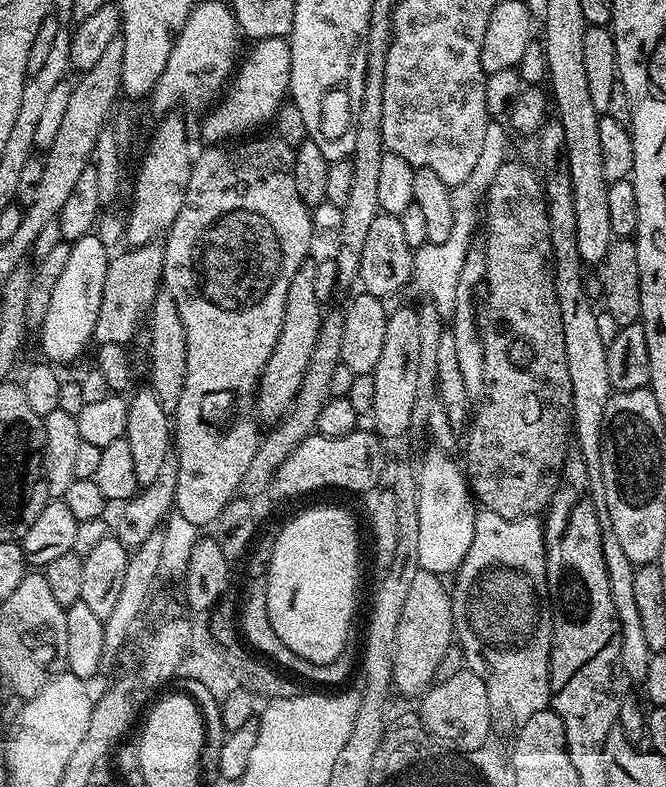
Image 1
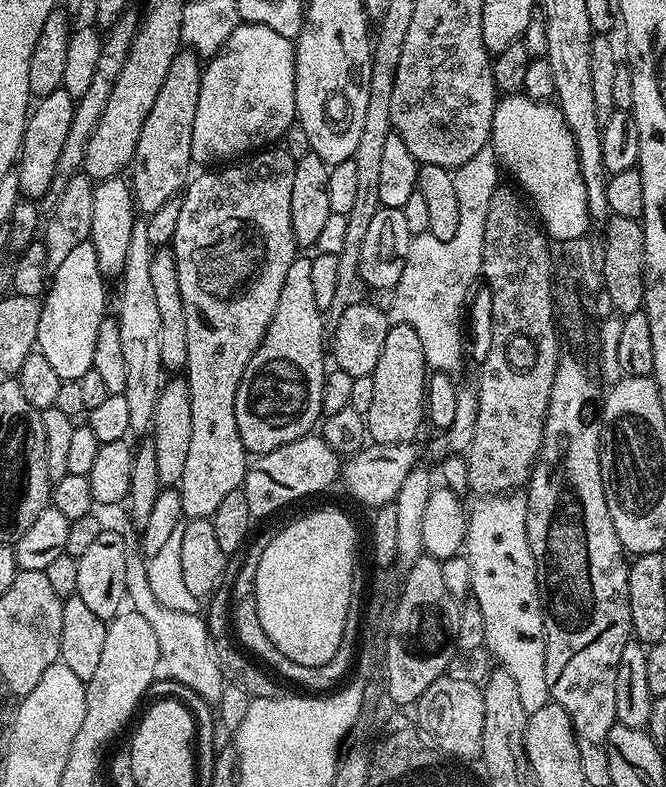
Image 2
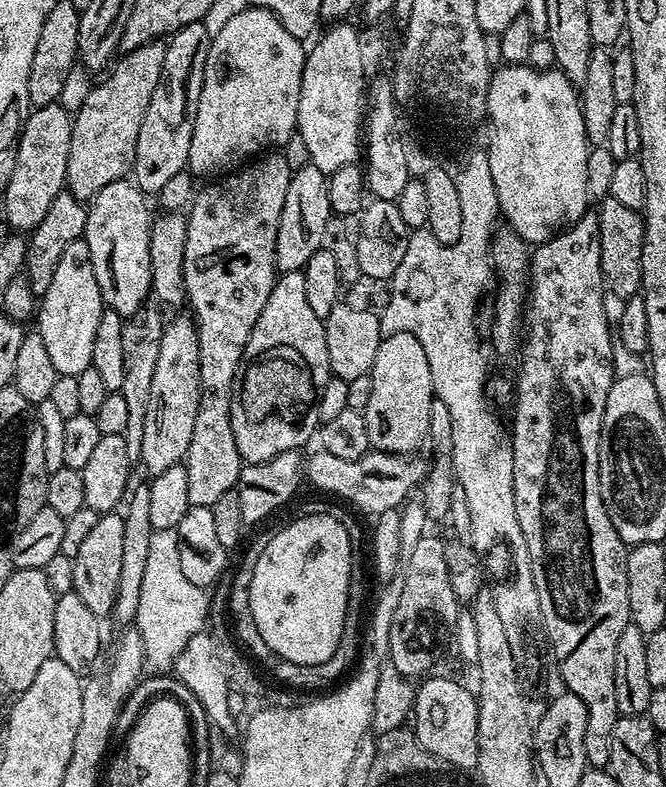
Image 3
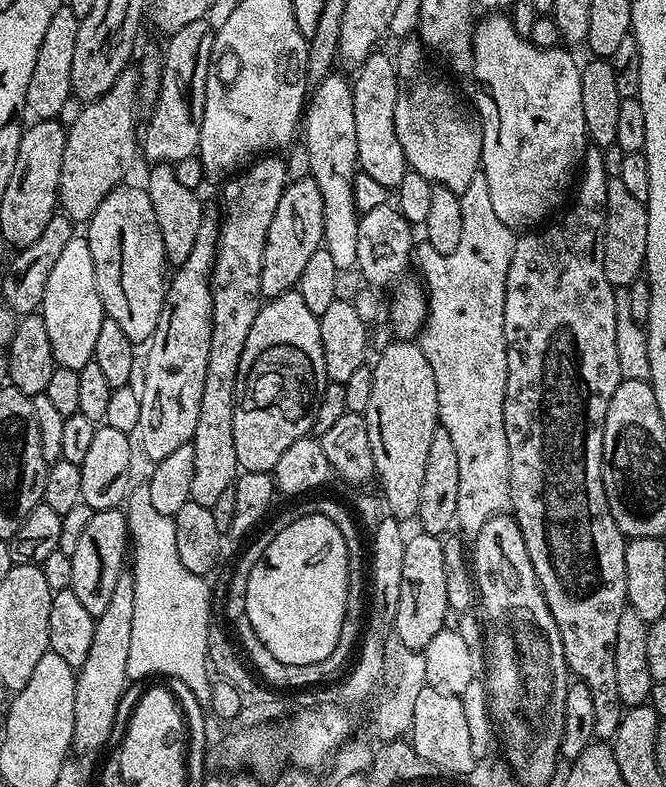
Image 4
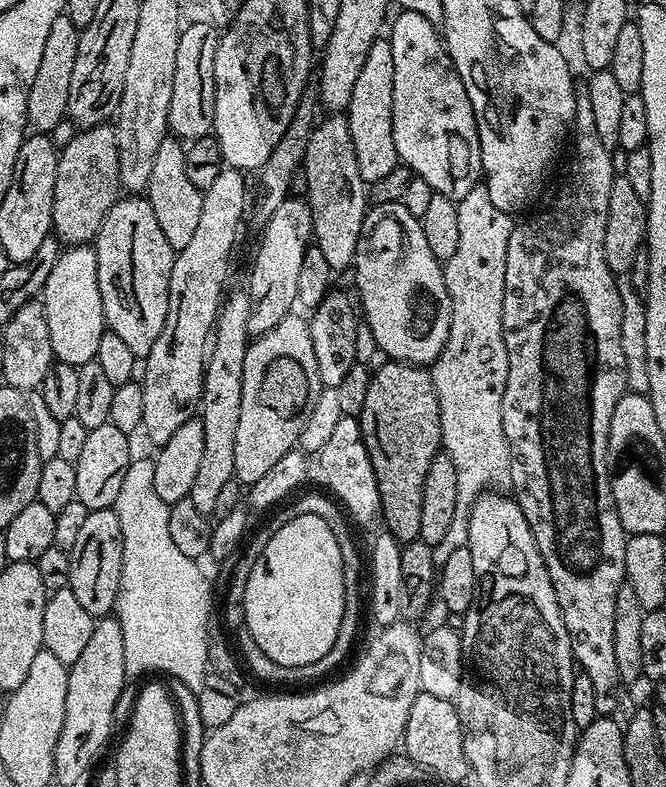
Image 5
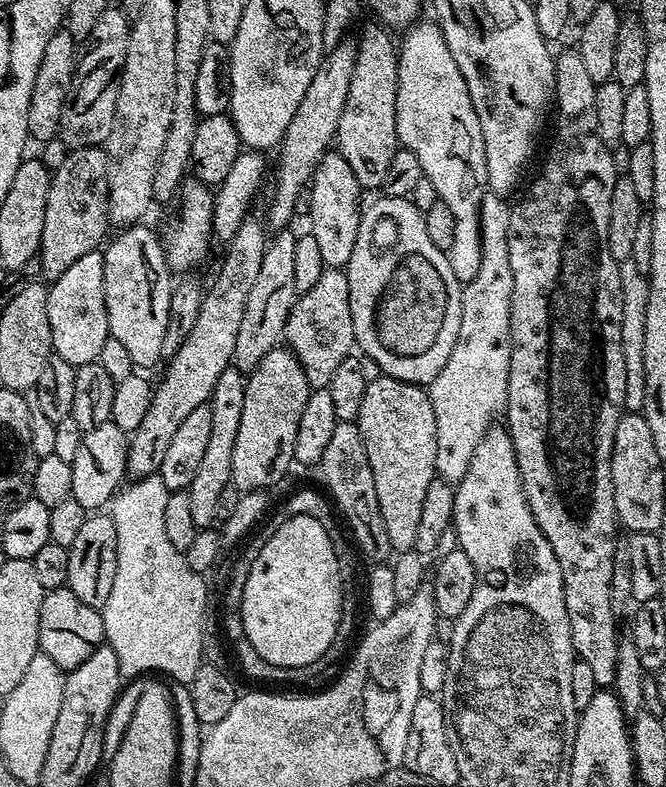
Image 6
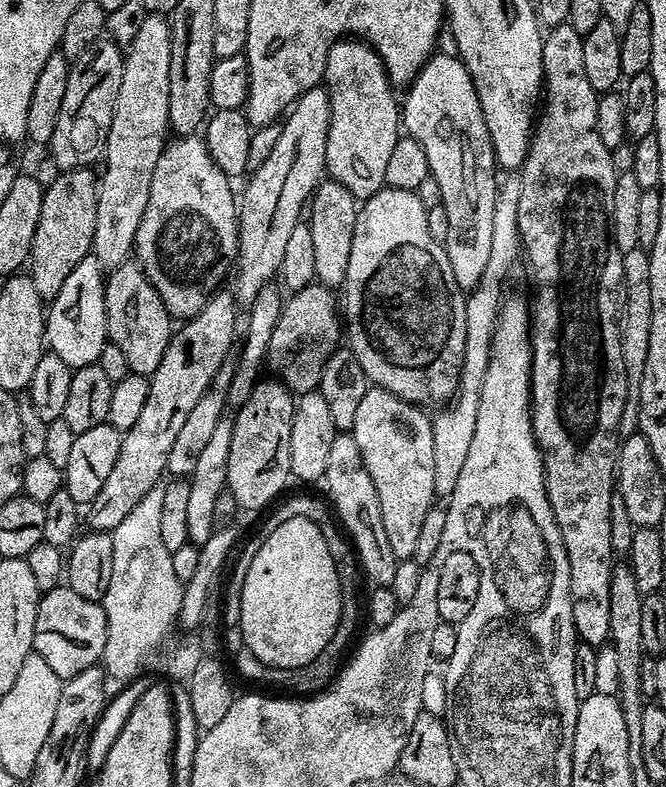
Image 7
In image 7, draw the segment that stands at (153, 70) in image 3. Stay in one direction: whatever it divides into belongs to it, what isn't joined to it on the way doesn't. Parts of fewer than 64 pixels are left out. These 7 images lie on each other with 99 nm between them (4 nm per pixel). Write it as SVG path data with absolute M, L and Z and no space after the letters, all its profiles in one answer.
M91 167L61 171L52 186L44 189L42 214L38 214L38 230L28 255L26 275L34 282L38 294L46 302L52 301L62 290L62 282L92 251L95 232L95 212L98 176Z

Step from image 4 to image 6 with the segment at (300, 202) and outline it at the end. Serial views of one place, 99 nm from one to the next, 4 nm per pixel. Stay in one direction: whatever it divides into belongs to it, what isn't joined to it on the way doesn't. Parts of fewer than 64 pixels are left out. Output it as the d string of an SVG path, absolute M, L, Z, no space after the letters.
M280 230L264 246L262 266L258 269L258 279L250 289L250 298L246 298L246 310L242 313L242 323L238 338L234 338L232 364L245 374L252 372L262 362L270 350L274 350L284 334L288 315L296 305L297 290L294 286L294 246L297 233L292 230Z

